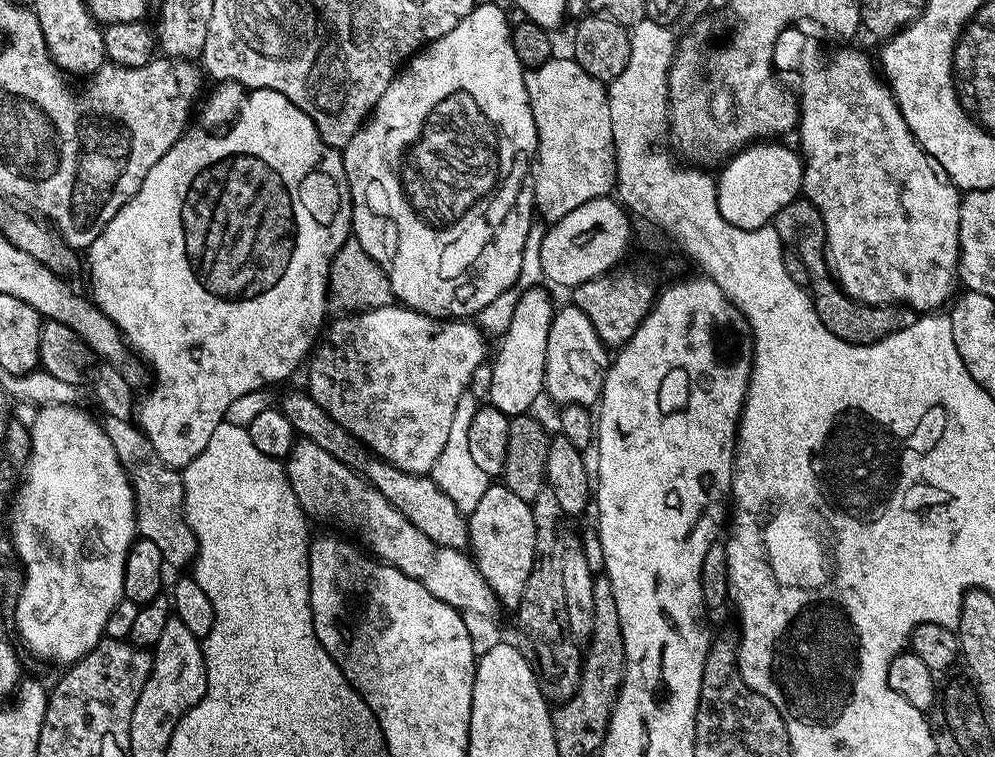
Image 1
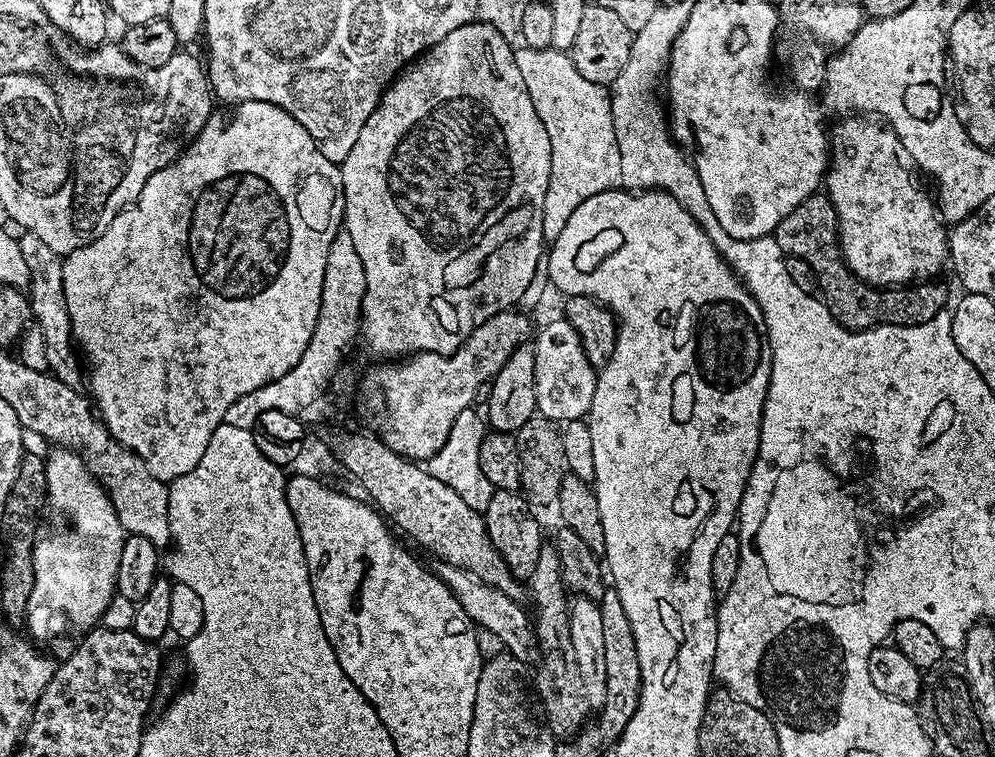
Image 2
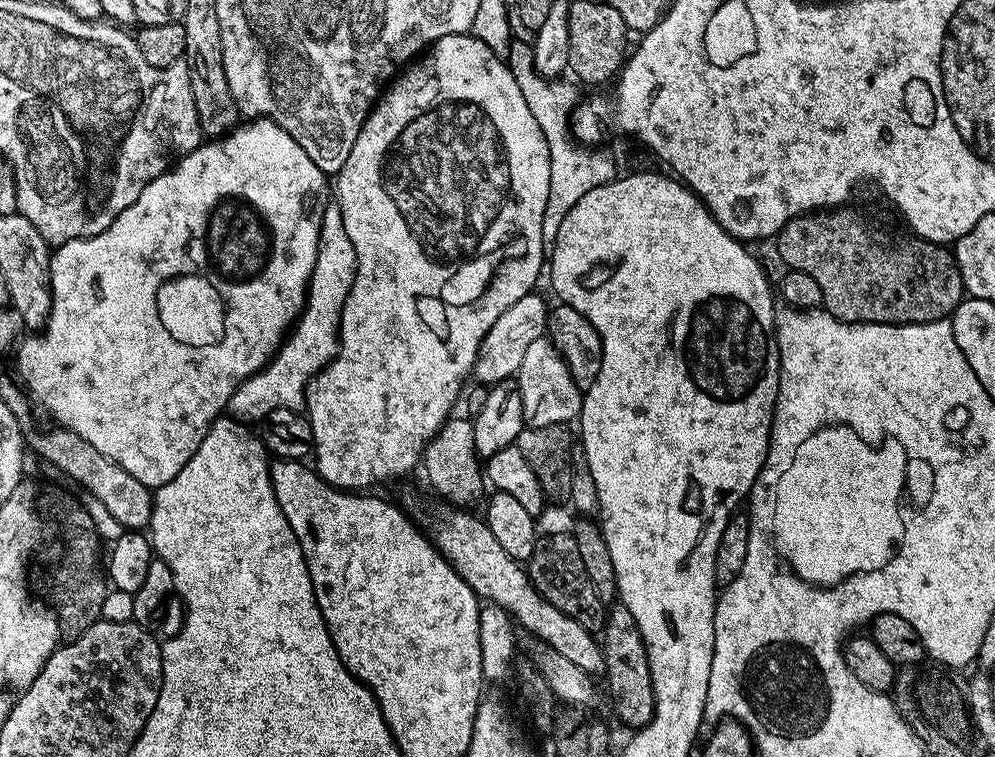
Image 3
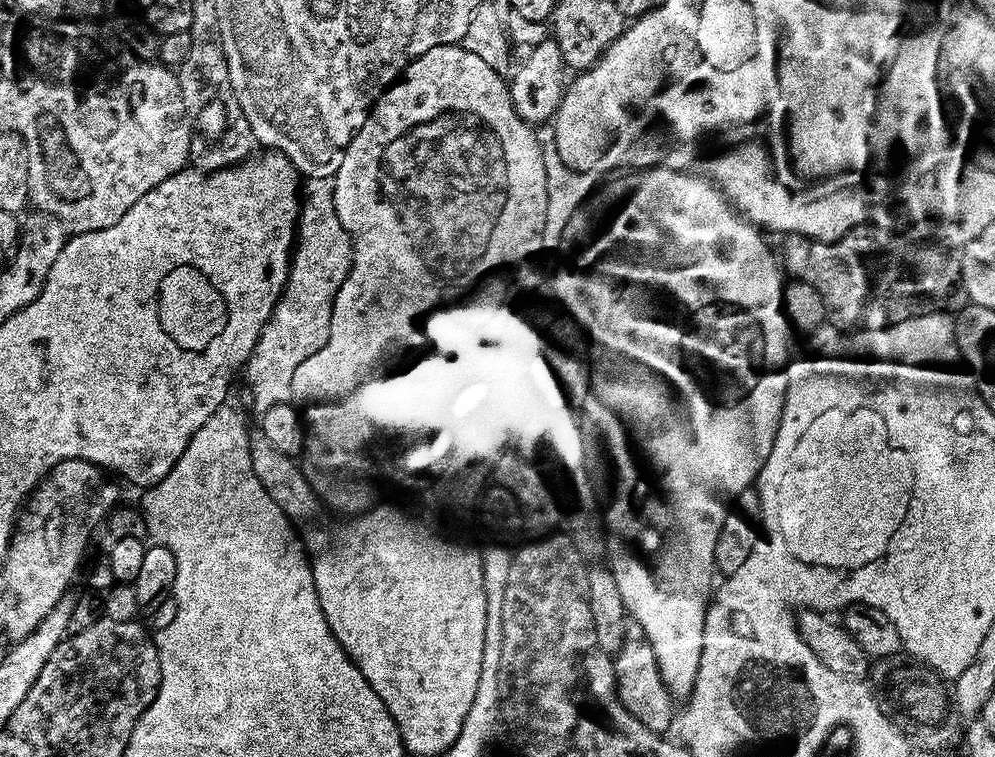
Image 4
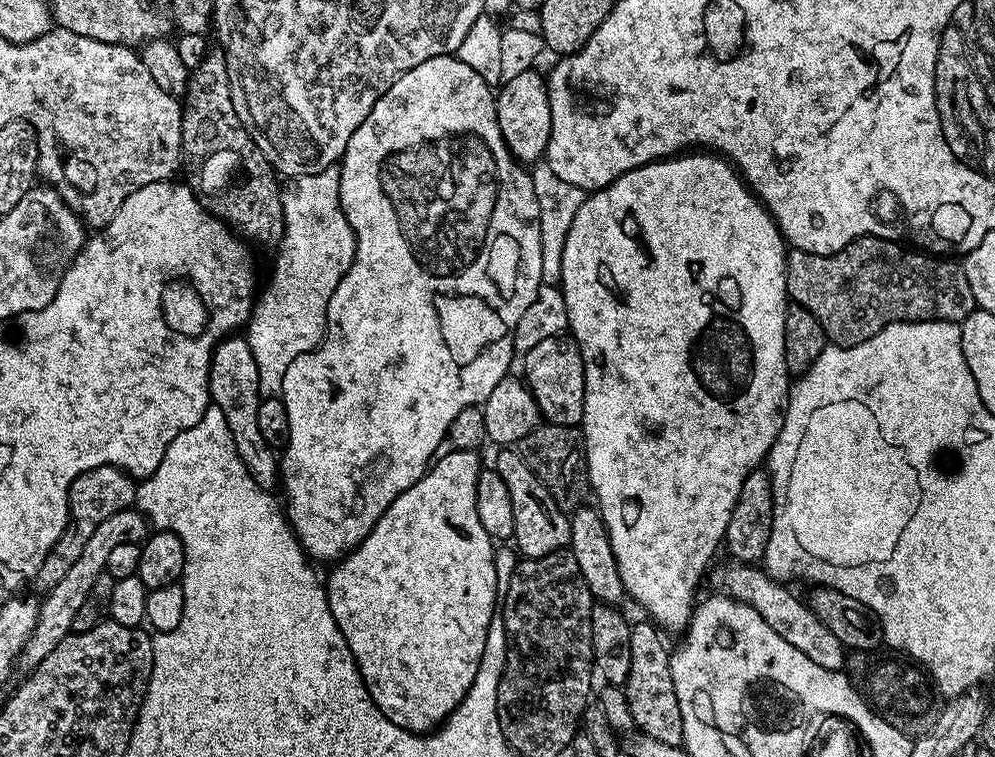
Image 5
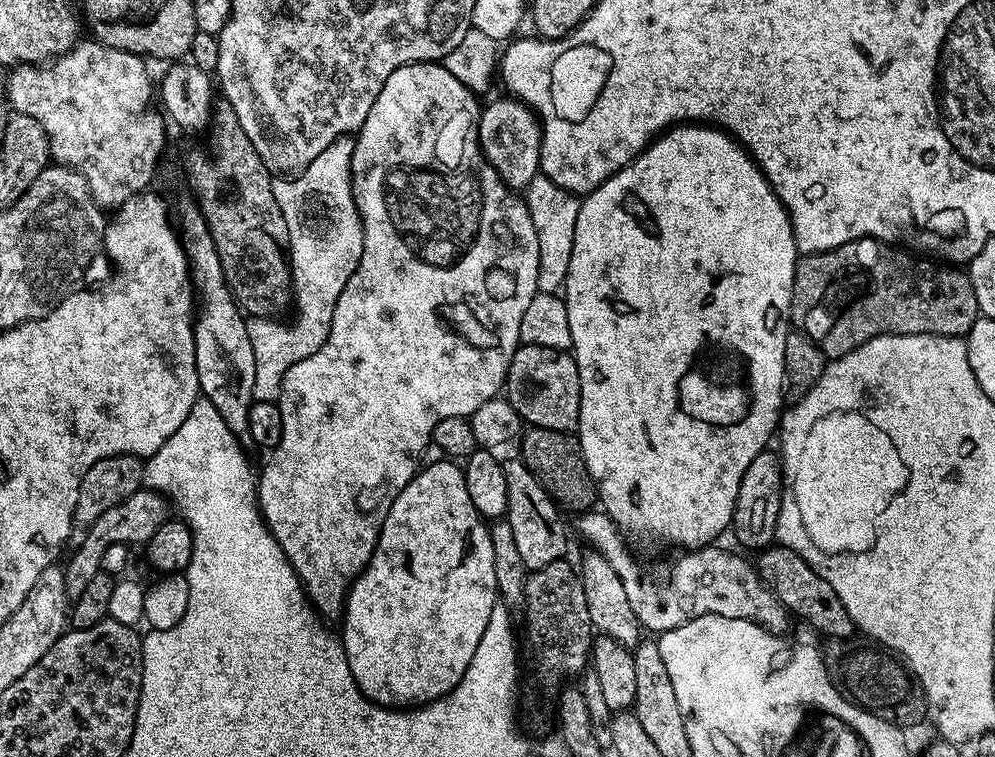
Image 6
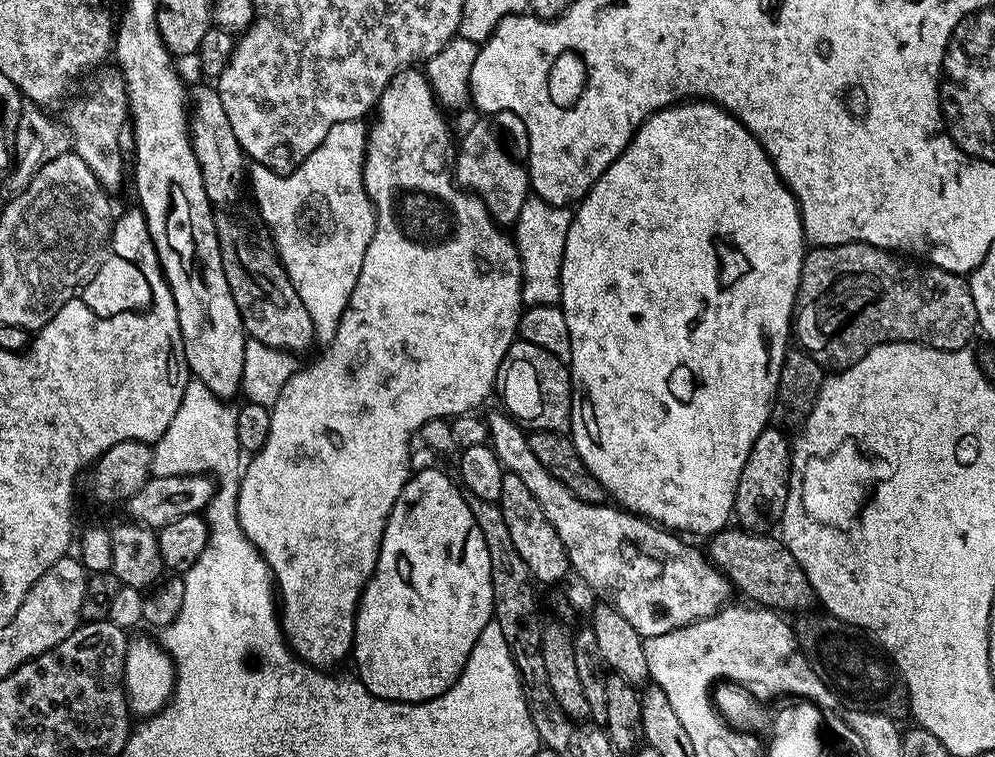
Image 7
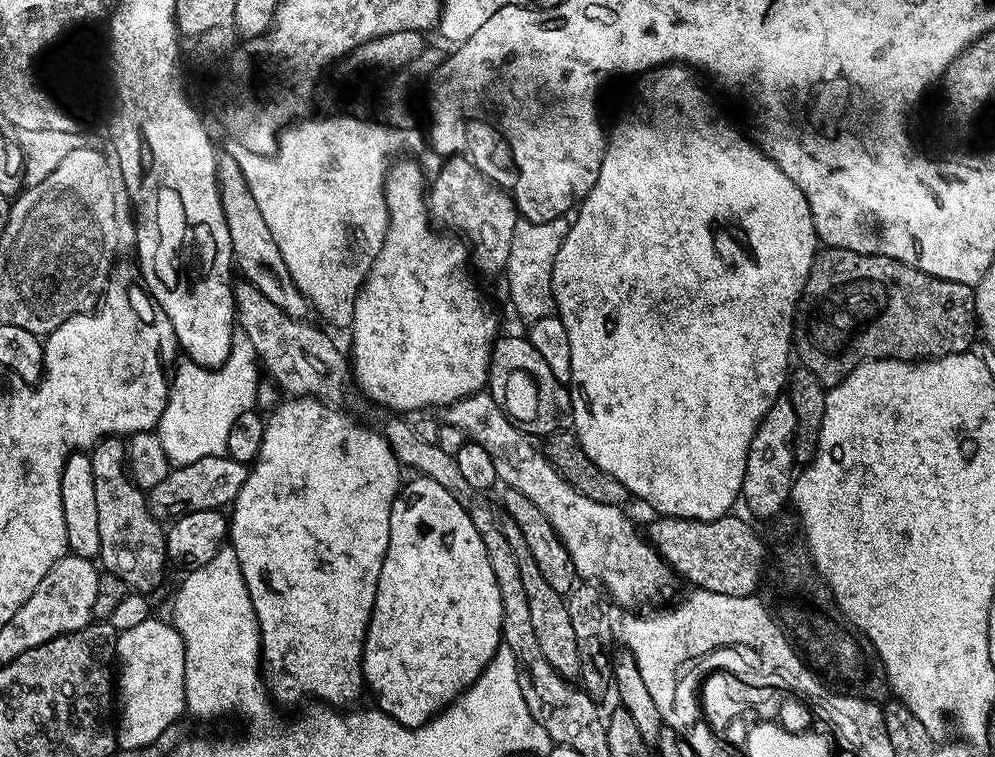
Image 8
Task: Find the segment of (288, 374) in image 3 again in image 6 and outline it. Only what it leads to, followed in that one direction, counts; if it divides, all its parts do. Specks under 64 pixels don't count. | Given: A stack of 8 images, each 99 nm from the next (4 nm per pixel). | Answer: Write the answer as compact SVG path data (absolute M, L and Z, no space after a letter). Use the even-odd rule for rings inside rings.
M339 136L310 166L291 178L276 178L272 181L274 198L278 198L278 206L282 210L282 218L286 218L288 231L288 259L292 269L292 298L296 321L293 324L280 324L276 318L252 318L248 320L250 346L254 346L254 394L253 401L279 401L282 382L286 370L294 366L294 362L302 362L302 358L310 358L326 342L330 334L330 322L334 318L334 306L338 302L338 294L346 290L346 282L350 282L350 274L358 270L358 262L362 258L364 245L364 227L358 214L358 206L352 197L352 155L355 139L352 136Z

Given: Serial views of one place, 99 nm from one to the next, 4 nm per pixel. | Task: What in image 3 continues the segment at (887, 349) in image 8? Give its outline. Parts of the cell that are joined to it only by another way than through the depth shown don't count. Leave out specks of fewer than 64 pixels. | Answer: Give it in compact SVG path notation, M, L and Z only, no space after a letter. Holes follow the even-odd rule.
M841 206L831 210L821 210L811 213L807 216L799 216L790 222L786 222L786 226L782 226L782 230L777 232L774 237L776 243L776 252L780 255L780 260L785 264L785 269L794 271L802 271L804 274L810 274L812 278L818 282L819 289L822 290L824 311L829 312L834 318L838 318L847 324L929 324L935 320L946 320L955 312L960 301L965 299L964 283L962 282L962 274L958 270L958 262L951 247L935 244L929 240L921 240L915 235L908 236L891 236L888 232L883 232L880 228L868 224L868 220L860 212L848 208L852 206Z

